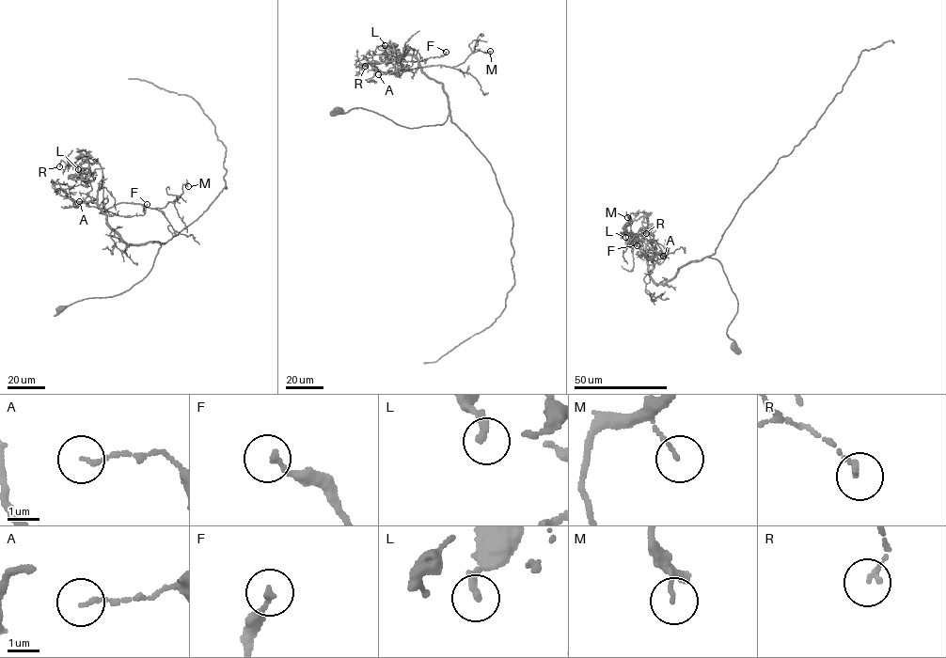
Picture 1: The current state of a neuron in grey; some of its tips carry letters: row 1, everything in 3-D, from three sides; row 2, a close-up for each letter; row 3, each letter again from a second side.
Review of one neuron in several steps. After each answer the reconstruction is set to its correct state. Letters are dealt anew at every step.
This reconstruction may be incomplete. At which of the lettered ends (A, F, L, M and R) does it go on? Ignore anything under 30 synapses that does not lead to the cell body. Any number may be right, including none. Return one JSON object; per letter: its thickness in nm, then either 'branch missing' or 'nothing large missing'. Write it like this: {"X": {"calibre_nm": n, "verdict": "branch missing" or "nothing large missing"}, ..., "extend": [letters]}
{"A": {"calibre_nm": 100, "verdict": "nothing large missing"}, "F": {"calibre_nm": 190, "verdict": "nothing large missing"}, "L": {"calibre_nm": 240, "verdict": "nothing large missing"}, "M": {"calibre_nm": 90, "verdict": "nothing large missing"}, "R": {"calibre_nm": 140, "verdict": "nothing large missing"}, "extend": []}

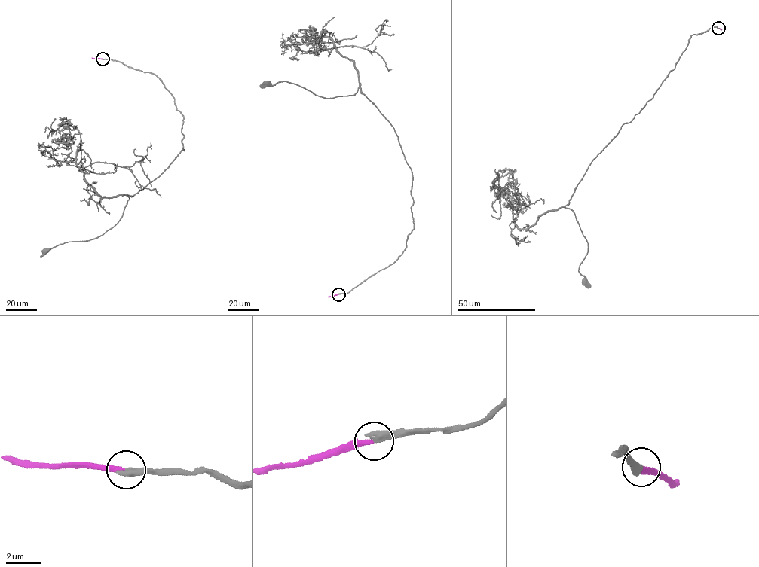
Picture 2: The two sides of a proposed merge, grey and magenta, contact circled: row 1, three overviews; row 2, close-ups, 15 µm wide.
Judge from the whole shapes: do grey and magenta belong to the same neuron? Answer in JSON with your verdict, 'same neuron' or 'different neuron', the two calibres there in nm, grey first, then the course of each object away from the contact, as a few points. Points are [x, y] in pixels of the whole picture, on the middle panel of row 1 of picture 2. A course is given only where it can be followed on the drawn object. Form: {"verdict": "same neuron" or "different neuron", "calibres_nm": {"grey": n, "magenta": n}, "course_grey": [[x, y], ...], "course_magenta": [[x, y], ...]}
{"verdict": "same neuron", "calibres_nm": {"grey": 440, "magenta": 260}, "course_grey": [[338, 294], [405, 249], [414, 227], [411, 169], [393, 126], [359, 87], [329, 98], [286, 81], [265, 83]], "course_magenta": [[338, 294], [328, 297]]}

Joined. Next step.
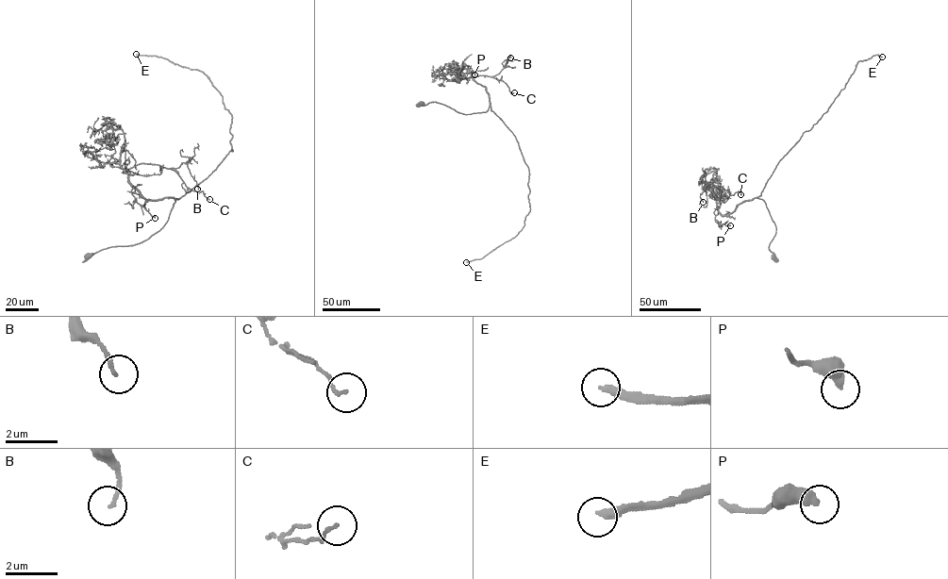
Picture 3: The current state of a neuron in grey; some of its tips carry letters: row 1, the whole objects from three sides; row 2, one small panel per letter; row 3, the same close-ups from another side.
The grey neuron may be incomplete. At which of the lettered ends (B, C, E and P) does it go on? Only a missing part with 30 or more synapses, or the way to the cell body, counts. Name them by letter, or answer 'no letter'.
E

